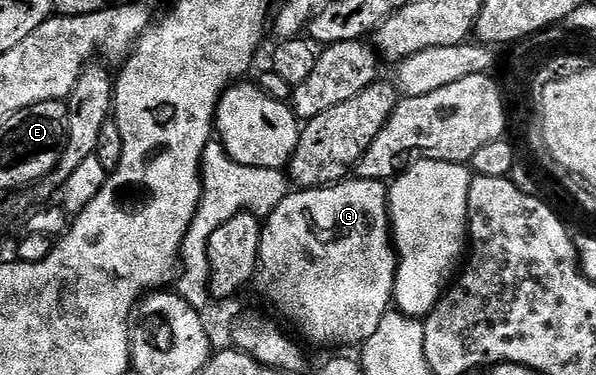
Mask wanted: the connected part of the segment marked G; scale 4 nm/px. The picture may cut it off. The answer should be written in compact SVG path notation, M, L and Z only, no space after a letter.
M348 177L341 183L333 183L329 187L308 187L292 190L273 209L271 215L266 216L263 223L263 236L259 250L259 264L257 279L263 282L263 291L271 298L271 303L308 339L311 343L320 343L323 347L351 347L367 342L373 333L377 333L377 325L381 325L381 317L392 306L395 297L395 269L397 256L393 246L393 219L389 214L389 187L386 182L377 179L361 179Z

